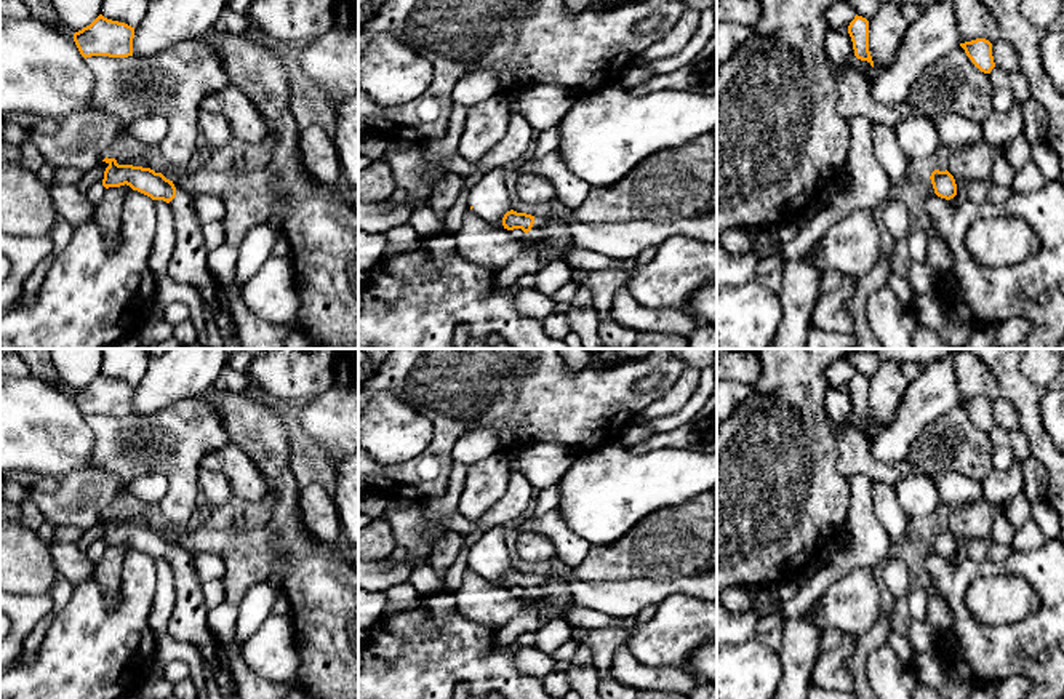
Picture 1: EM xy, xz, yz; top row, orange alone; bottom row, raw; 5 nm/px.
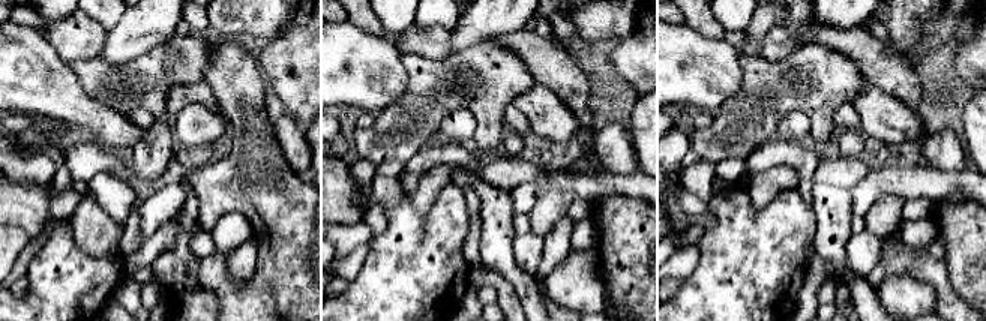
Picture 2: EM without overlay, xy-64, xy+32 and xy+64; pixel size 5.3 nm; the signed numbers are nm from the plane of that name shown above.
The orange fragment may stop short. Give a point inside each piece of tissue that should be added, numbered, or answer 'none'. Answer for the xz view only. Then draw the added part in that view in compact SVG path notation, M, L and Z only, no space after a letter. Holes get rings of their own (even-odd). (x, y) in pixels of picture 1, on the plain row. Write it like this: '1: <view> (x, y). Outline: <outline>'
1: xz (528, 621). Outline: M534 574L534 582L531 589L523 595L525 609L515 619L498 629L496 640L499 645L509 645L525 632L536 633L544 624L547 624L552 619L563 619L570 624L566 616L571 605L566 605L563 611L558 613L557 616L547 617L539 616L538 608L534 606L534 598L541 593L541 587L546 582L546 579L547 576ZM571 624L570 627L571 640L578 645L578 651L571 662L578 665L594 665L592 651L586 643L589 630Z

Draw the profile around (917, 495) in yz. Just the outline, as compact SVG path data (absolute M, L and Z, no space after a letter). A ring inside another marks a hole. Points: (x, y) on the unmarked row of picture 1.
M906 473L894 485L894 491L909 518L931 520L941 502L934 480L928 473Z

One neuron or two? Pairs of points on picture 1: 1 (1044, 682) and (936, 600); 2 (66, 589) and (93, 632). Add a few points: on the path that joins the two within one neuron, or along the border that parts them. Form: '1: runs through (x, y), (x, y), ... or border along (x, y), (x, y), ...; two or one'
1: border along (932, 583), (954, 616), (954, 626), (946, 634); two
2: border along (74, 586), (71, 599), (55, 613); two

